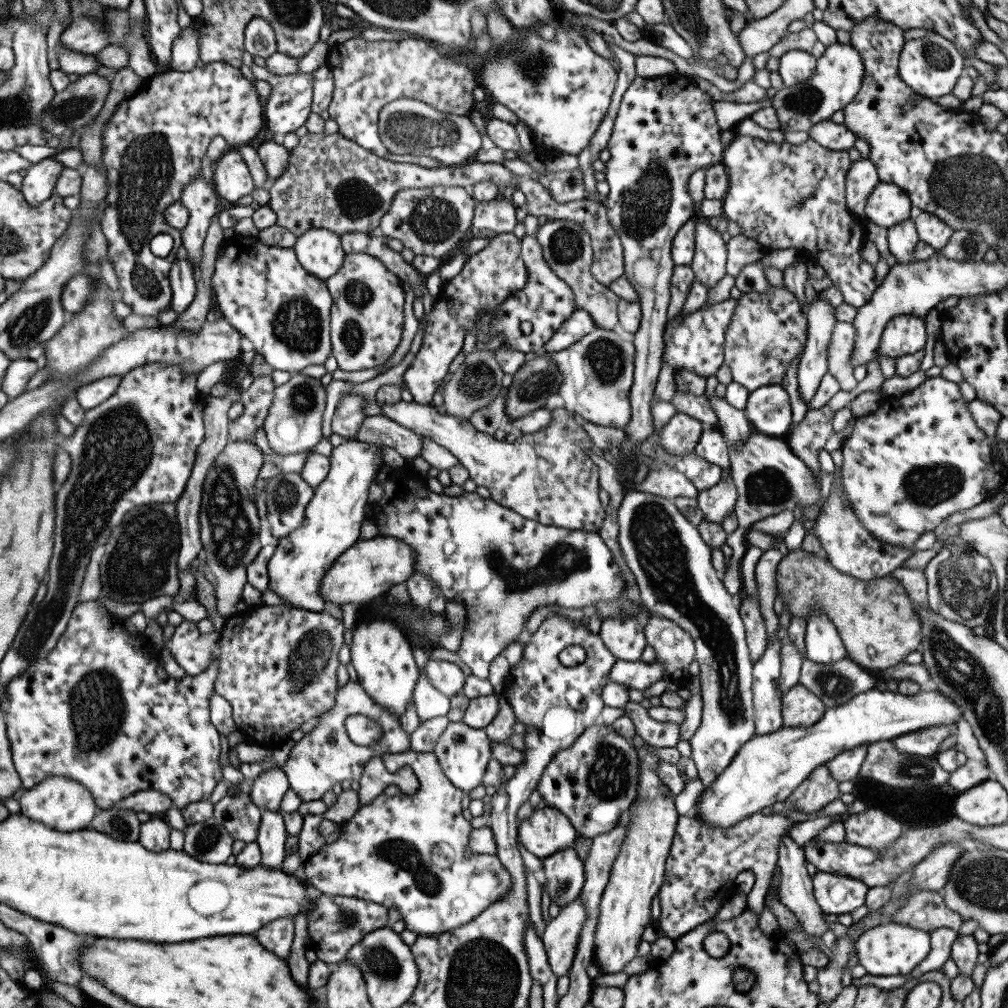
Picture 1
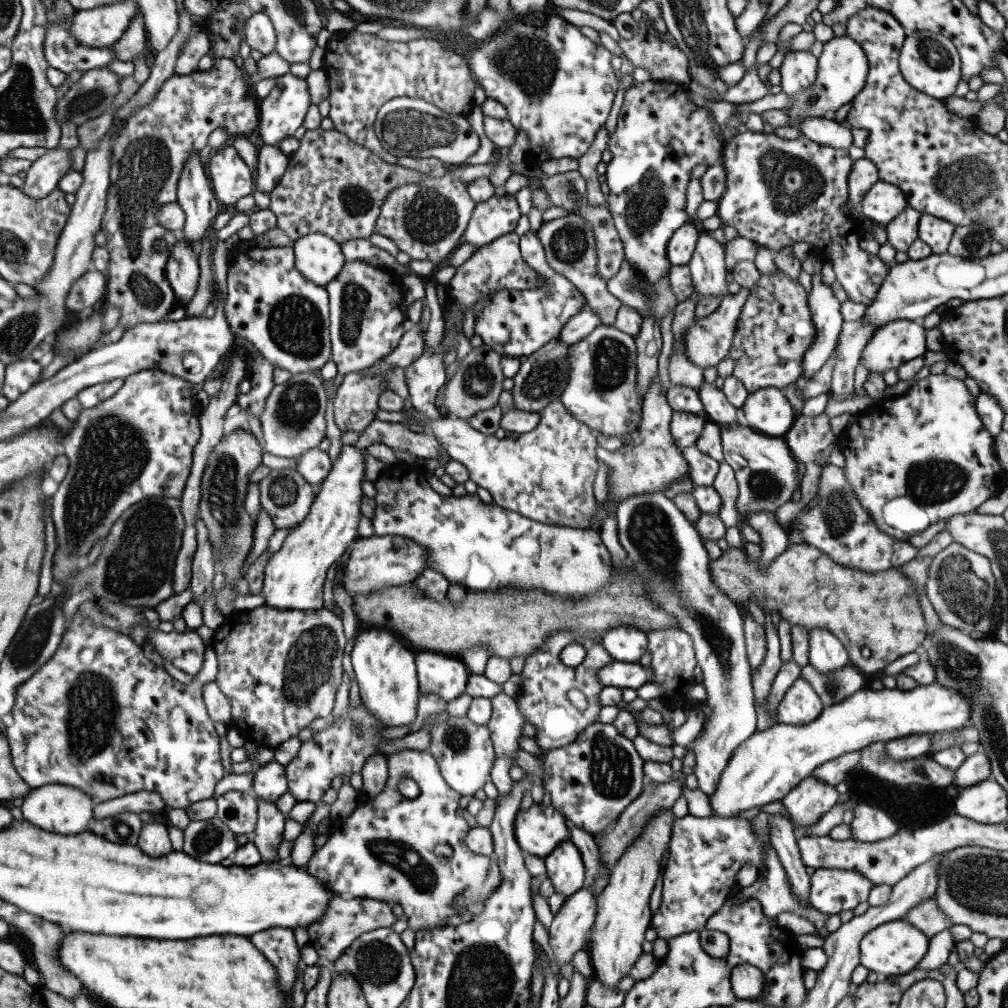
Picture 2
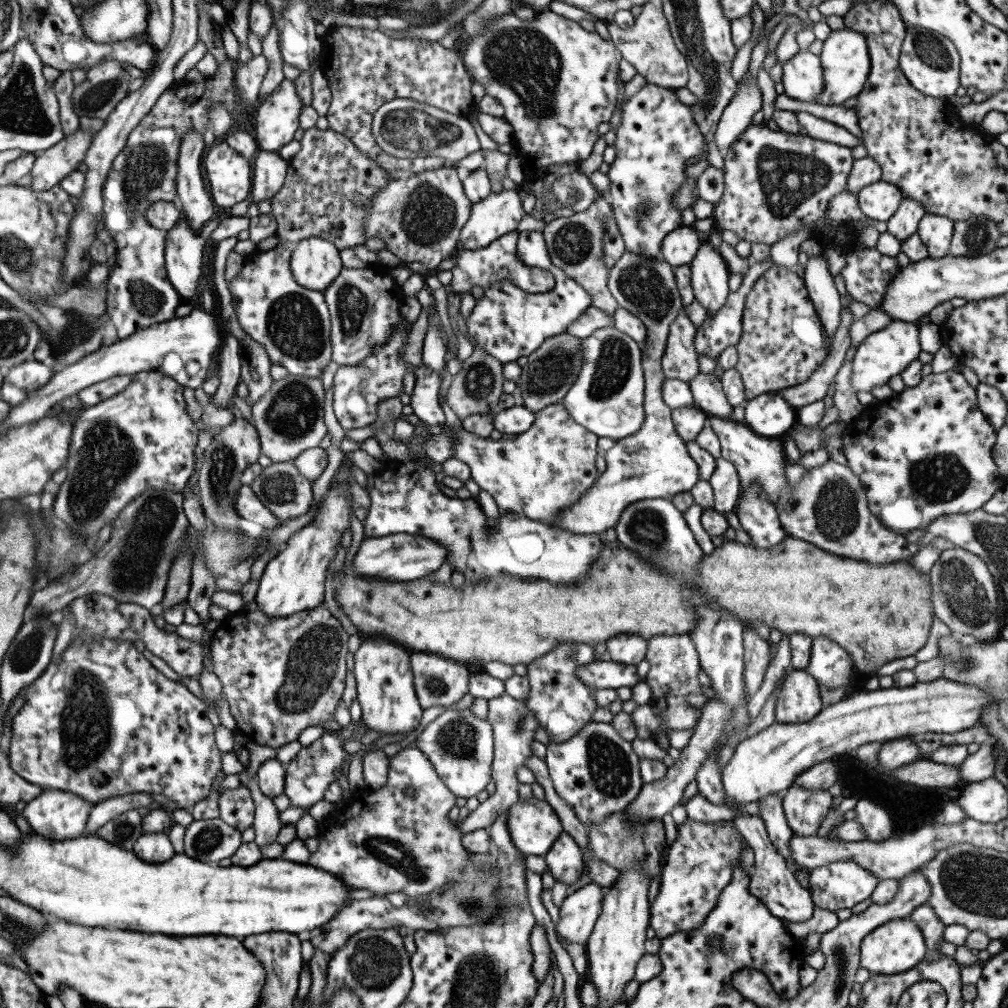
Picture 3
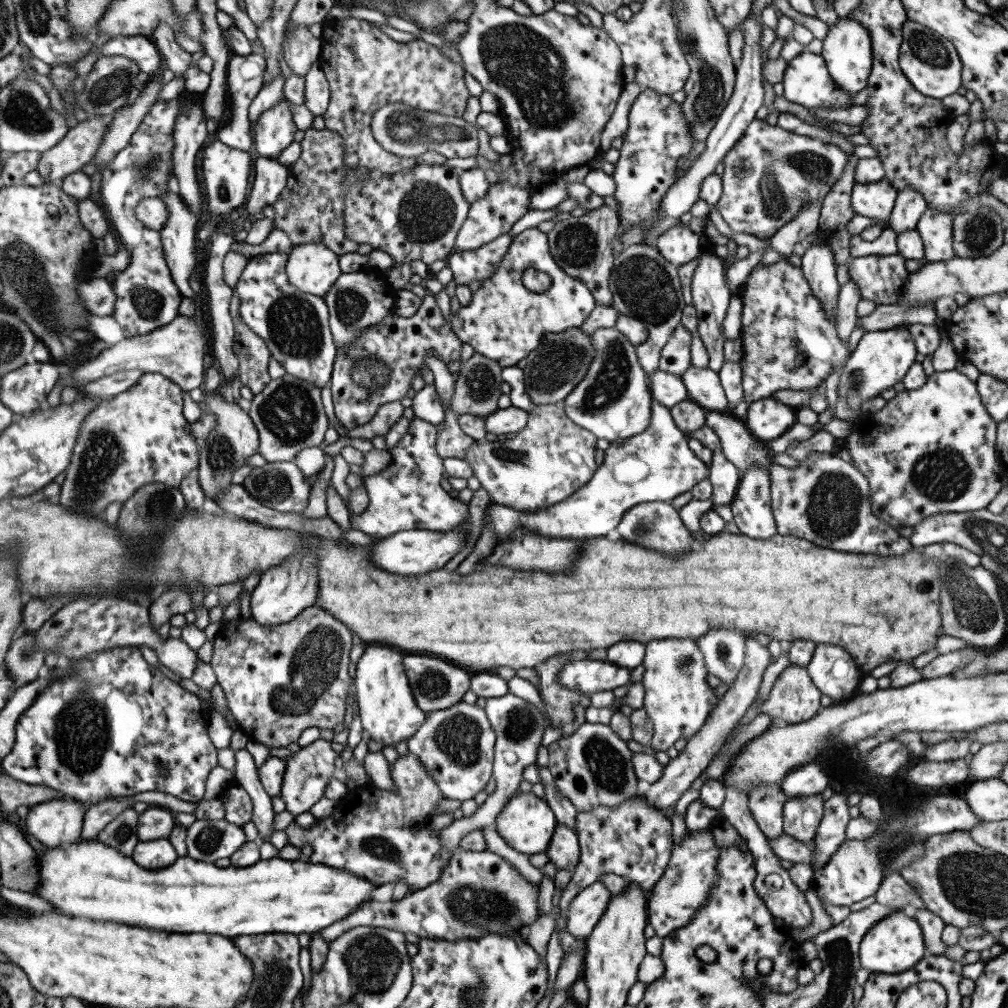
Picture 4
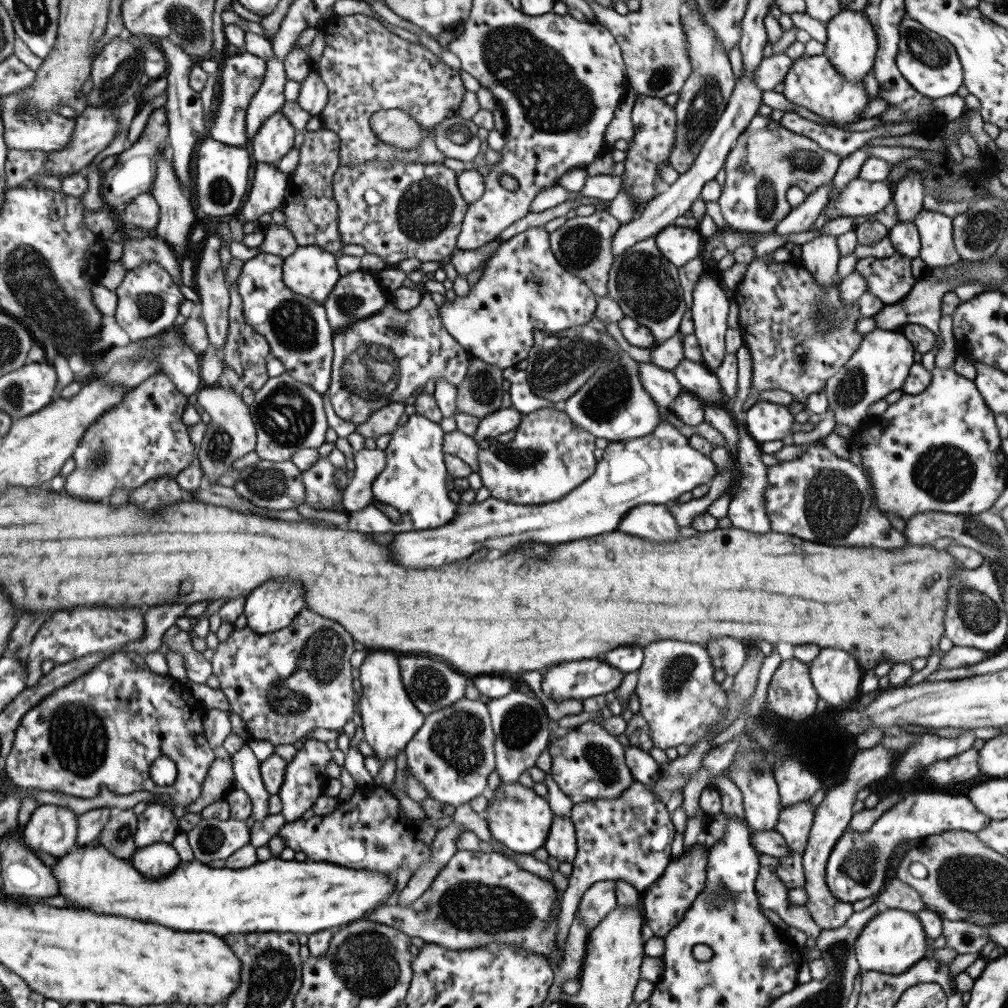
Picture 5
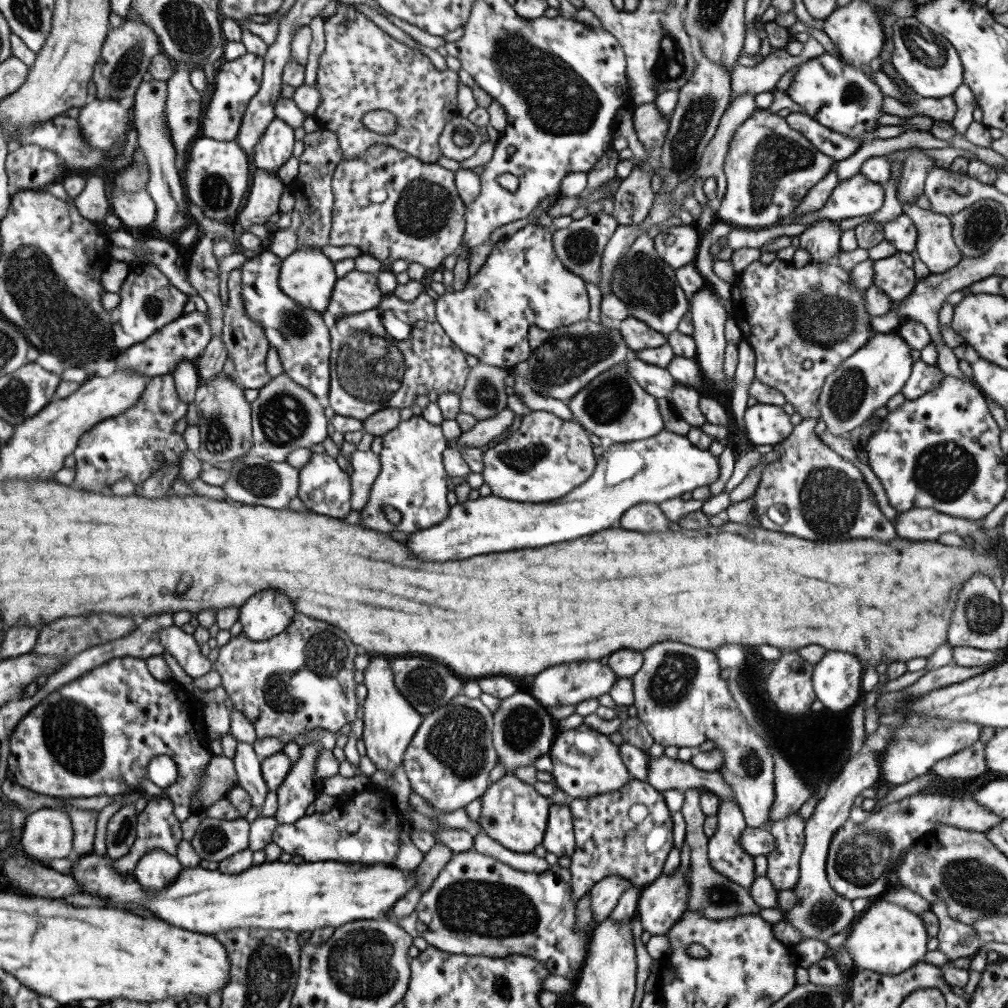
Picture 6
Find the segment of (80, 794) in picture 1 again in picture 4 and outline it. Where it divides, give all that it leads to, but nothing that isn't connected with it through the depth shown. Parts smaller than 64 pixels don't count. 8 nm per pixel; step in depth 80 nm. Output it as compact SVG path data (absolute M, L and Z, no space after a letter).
M47 800L29 807L25 816L26 831L34 838L35 843L49 848L69 846L80 839L82 822L84 821L83 806L79 801L67 802L67 800Z

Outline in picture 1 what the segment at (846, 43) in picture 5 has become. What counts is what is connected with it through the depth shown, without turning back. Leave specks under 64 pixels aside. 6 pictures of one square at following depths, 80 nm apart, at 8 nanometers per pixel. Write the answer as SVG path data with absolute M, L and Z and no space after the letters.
M834 42L825 46L824 53L816 59L813 74L800 87L781 86L769 98L770 107L777 115L779 132L808 132L816 122L829 119L833 112L853 100L864 72L860 54L850 44Z

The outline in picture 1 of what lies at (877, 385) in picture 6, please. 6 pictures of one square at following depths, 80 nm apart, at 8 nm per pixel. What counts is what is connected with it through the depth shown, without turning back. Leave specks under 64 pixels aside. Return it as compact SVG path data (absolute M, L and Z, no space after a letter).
M912 314L890 318L879 337L878 356L888 355L895 360L924 348L926 334L924 320Z

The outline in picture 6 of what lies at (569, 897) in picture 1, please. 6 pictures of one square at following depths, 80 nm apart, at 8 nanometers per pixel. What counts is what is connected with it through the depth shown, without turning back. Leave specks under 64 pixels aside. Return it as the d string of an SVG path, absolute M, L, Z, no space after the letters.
M549 804L541 846L558 859L561 856L571 856L574 851L574 832L568 804Z

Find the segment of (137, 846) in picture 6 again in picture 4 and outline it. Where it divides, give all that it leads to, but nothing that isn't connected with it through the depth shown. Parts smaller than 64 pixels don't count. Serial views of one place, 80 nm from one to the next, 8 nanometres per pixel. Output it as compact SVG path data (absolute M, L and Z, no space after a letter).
M148 806L137 816L137 821L136 833L141 842L168 838L171 828L177 824L174 814L158 806Z

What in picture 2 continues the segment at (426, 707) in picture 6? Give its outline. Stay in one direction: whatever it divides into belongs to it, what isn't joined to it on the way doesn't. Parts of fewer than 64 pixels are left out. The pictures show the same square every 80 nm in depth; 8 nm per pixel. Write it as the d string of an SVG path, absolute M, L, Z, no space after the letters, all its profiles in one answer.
M423 650L415 652L414 663L418 694L435 694L443 702L464 694L469 672L460 660Z

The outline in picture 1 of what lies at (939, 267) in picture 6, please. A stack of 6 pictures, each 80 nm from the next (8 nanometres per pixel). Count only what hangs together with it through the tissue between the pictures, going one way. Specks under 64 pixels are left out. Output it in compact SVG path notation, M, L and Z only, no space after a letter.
M925 211L916 213L913 225L915 225L918 241L925 242L936 253L940 252L942 246L949 240L949 236L953 234L953 230L948 225Z

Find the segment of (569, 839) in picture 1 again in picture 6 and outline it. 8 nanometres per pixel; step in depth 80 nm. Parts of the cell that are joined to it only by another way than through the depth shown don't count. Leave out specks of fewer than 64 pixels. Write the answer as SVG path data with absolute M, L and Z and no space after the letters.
M505 773L499 780L489 781L488 785L480 796L477 824L482 832L511 852L531 853L535 846L542 843L550 804L548 797L539 795L531 785L511 774Z

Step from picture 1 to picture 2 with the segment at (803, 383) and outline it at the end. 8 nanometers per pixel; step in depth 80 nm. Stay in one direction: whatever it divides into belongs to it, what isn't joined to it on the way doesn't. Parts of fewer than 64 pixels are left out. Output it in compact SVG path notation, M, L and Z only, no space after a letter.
M820 273L811 275L811 290L807 297L815 340L808 346L802 358L799 381L811 378L832 354L841 324L840 304L831 293L829 284L821 280Z

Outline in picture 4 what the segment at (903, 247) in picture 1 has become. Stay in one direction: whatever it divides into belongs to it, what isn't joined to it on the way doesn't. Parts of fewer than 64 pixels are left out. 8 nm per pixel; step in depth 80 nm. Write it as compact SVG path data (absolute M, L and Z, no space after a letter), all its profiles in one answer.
M911 189L898 191L893 209L889 213L887 228L896 234L914 230L925 210L927 210L927 204L919 192Z

